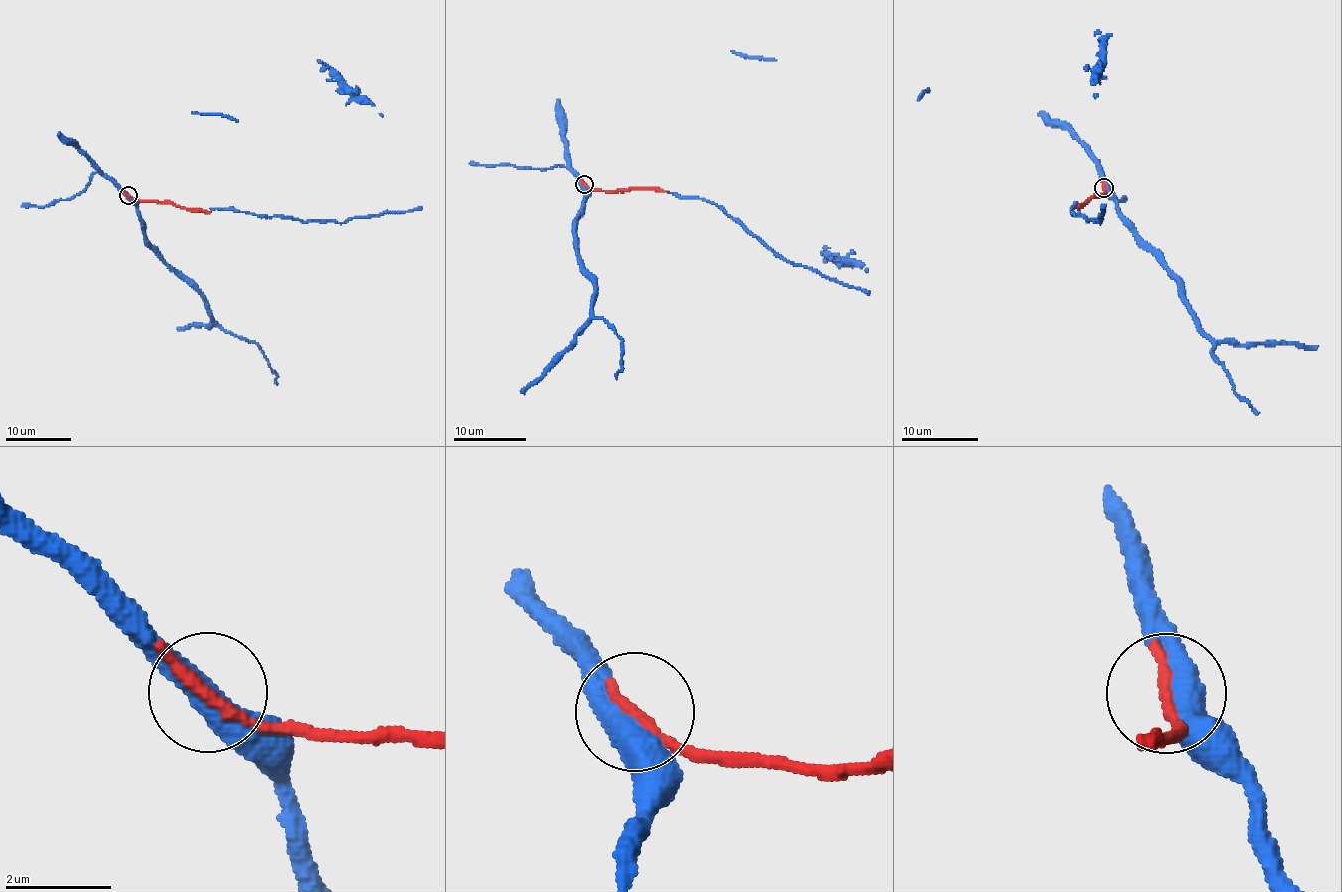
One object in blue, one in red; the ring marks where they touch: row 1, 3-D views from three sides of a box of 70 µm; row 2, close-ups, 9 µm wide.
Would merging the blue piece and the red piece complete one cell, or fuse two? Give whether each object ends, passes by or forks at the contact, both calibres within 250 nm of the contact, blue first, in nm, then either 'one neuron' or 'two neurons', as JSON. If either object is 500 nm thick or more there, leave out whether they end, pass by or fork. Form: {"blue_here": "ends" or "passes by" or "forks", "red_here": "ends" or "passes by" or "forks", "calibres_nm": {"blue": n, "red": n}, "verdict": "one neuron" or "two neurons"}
{"blue_here": "passes by", "red_here": "passes by", "calibres_nm": {"blue": 480, "red": 200}, "verdict": "one neuron"}

